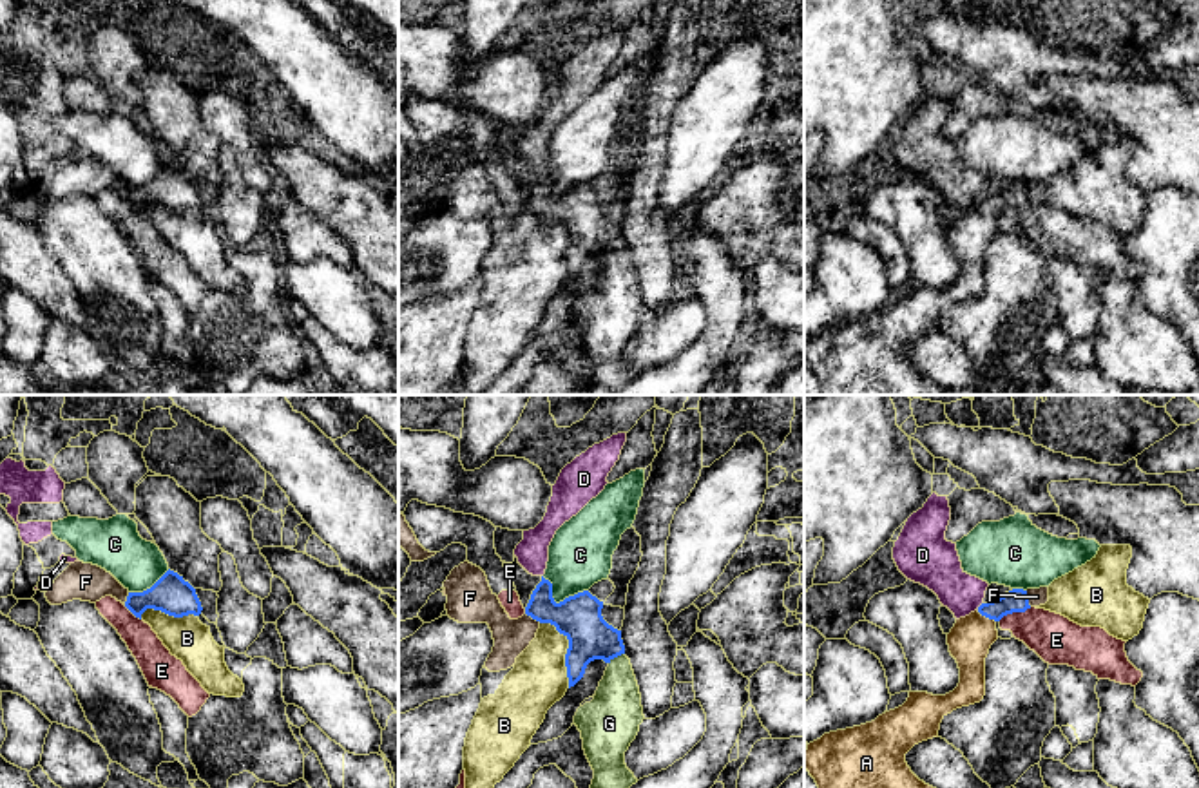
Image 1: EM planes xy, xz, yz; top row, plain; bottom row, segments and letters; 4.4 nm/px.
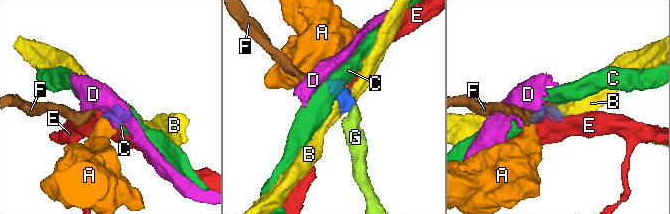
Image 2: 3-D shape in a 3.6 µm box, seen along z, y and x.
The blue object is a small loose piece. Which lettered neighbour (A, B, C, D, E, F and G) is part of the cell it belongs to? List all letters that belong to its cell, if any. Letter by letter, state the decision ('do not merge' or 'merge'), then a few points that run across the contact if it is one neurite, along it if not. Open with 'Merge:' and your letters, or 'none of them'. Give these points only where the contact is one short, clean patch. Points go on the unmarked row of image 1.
Merge: A, G
A: merge | yz (1016, 194), (986, 211), (969, 234)
B: do not merge
C: do not merge | xz (542, 171), (551, 178), (551, 191), (556, 196), (587, 183)
D: do not merge | yz (982, 196), (977, 203)
E: do not merge | yz (1031, 201), (1020, 207), (1007, 207), (998, 214)
F: do not merge | yz (1026, 185), (1031, 200)
G: merge | xz (578, 211), (616, 250), (616, 307)

